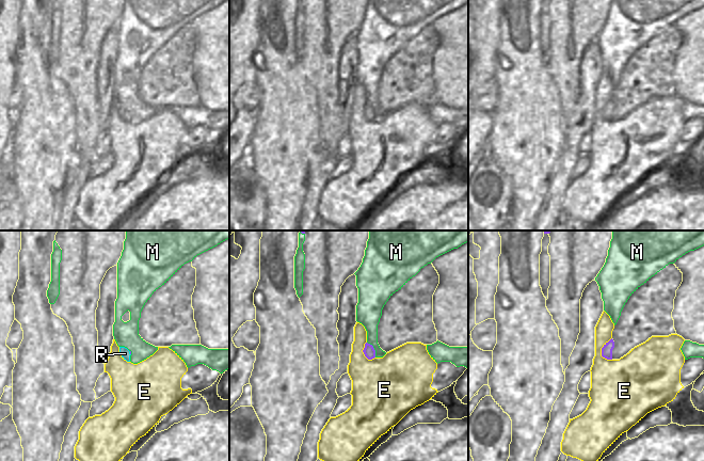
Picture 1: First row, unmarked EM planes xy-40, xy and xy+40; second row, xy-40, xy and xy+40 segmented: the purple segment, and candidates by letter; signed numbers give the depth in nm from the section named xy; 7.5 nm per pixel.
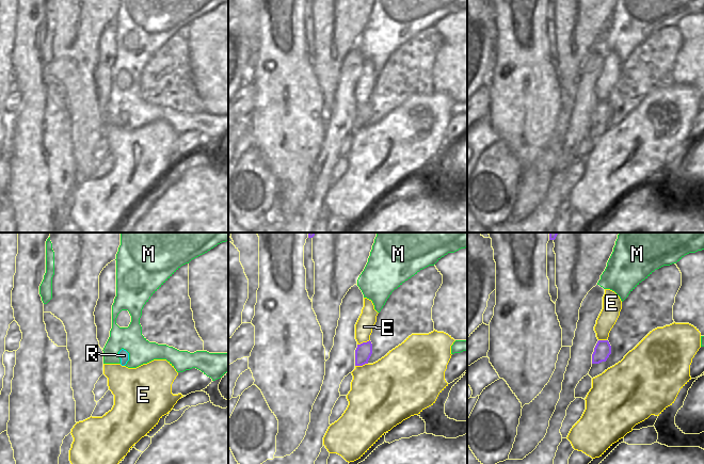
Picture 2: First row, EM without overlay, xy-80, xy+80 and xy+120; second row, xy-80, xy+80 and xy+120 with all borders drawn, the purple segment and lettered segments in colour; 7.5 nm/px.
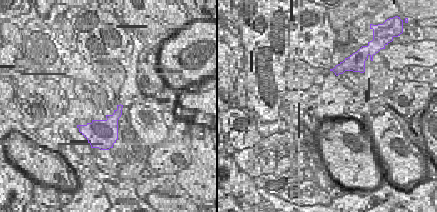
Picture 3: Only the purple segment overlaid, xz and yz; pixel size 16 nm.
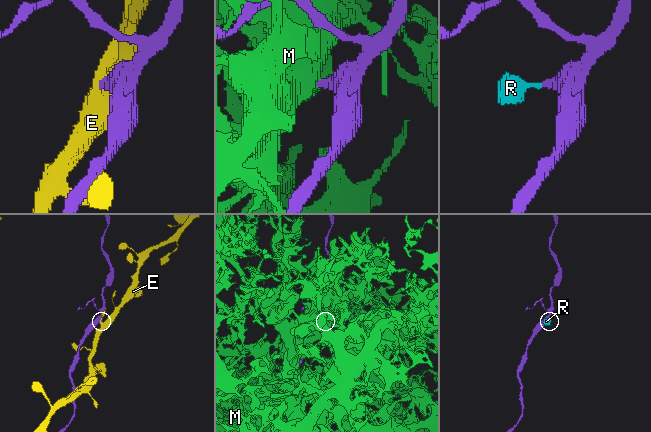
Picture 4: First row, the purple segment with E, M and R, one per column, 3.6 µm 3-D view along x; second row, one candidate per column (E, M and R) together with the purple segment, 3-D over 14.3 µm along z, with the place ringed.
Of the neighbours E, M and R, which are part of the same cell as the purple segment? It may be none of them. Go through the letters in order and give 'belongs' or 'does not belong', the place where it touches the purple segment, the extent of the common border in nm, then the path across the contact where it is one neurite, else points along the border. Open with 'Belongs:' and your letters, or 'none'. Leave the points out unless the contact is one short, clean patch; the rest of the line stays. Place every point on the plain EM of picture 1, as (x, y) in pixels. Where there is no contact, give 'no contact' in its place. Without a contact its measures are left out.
Belongs: R
E: does not belong; meets purple in xy+40 at (602, 110); contact 180 nm long; border along xy+40 (611, 98), (602, 109), (602, 116), (607, 121)
M: does not belong; meets purple in xy at (373, 110); contact 140 nm long
R: belongs; meets purple in xy-40 at (130, 114); contact 30 nm long; runs through xy-40 (130, 112), (130, 114), (125, 114)

